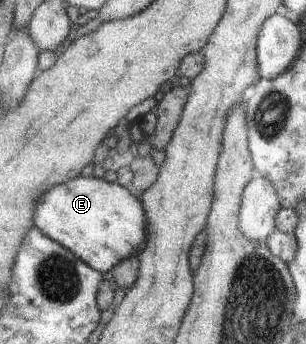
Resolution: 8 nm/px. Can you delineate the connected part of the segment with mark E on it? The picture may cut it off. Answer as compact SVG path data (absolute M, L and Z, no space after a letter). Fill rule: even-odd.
M78 177L52 187L36 207L34 225L78 254L106 276L131 256L139 257L148 242L148 217L142 202L117 182Z

